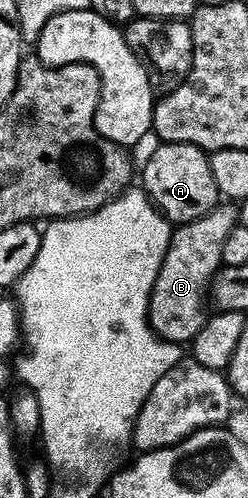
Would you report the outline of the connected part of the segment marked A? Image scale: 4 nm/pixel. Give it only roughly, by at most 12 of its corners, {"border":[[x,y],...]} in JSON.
{"border":[[159,142],[141,187],[175,226],[220,203],[208,153]]}

